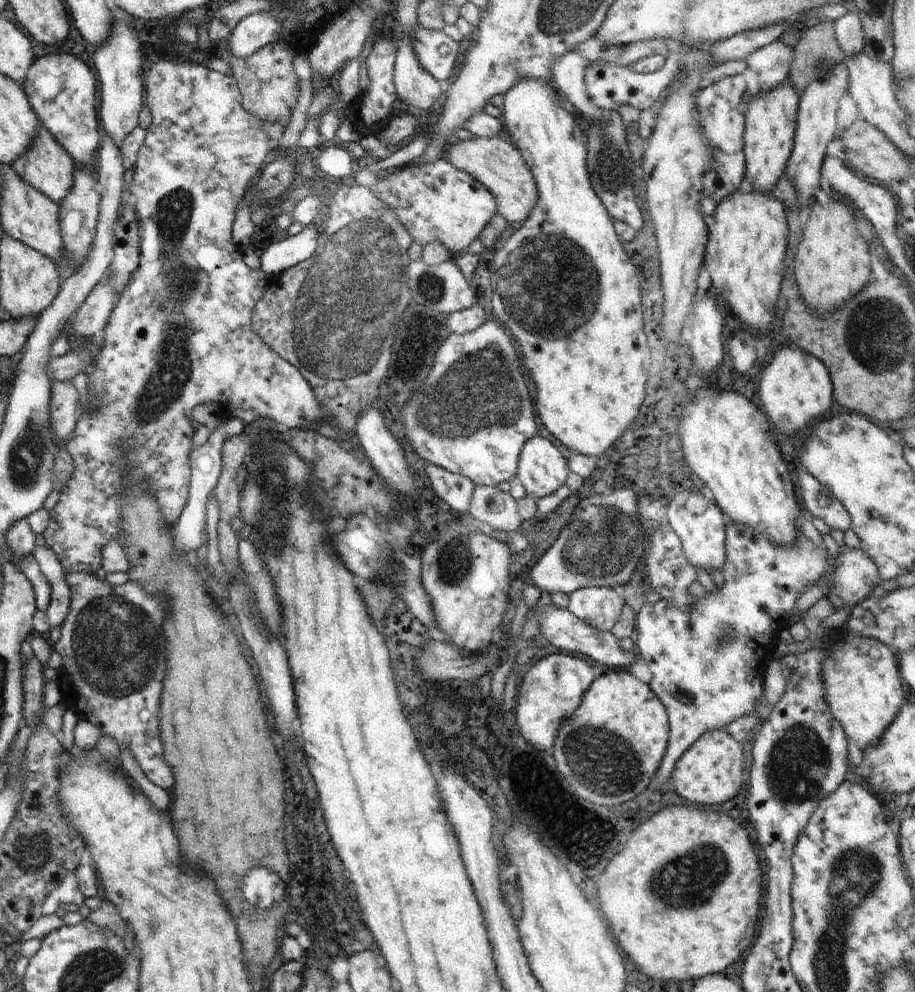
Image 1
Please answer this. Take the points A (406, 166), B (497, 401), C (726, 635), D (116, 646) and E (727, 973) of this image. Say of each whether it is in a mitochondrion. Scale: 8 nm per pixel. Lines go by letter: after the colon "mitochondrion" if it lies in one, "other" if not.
A: other
B: mitochondrion
C: mitochondrion
D: mitochondrion
E: other

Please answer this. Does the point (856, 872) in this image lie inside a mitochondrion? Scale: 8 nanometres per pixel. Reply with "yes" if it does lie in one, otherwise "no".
yes

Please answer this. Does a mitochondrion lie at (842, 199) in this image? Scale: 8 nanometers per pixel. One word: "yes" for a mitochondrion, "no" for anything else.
no

